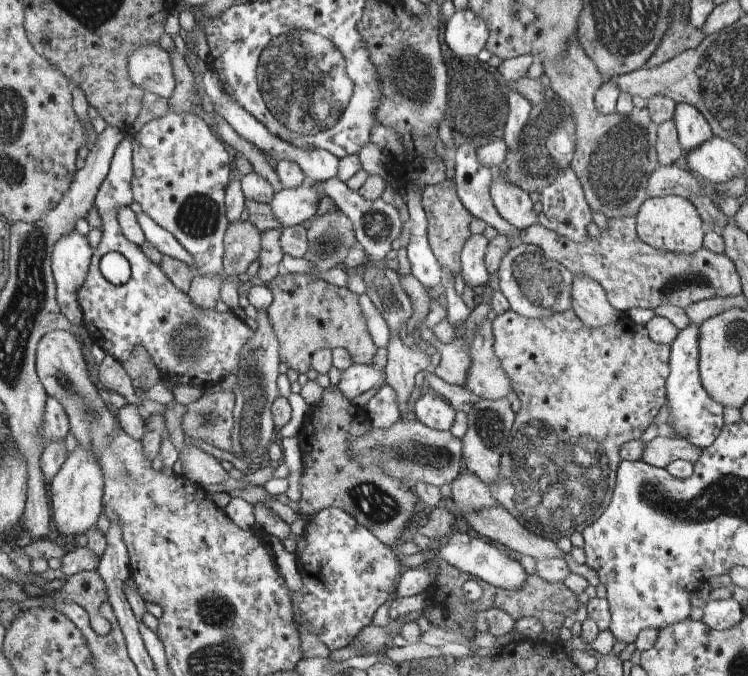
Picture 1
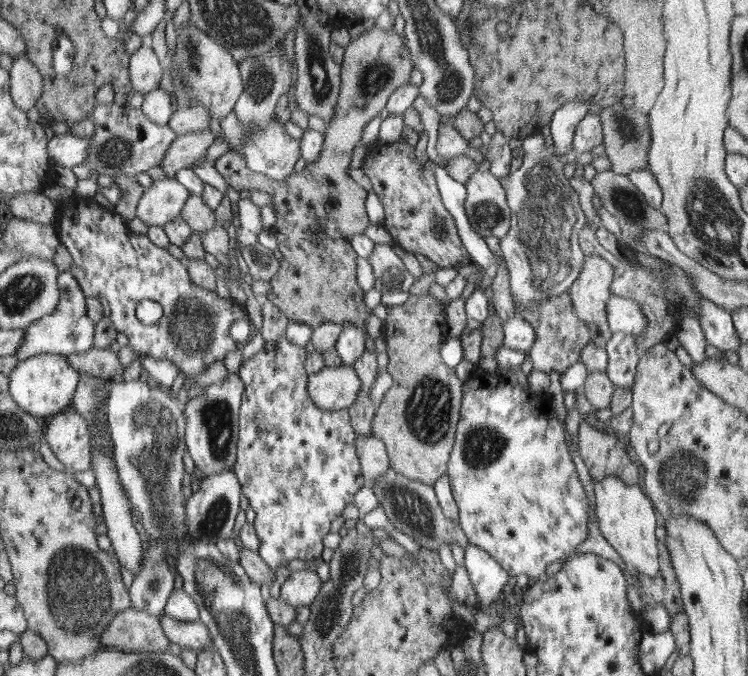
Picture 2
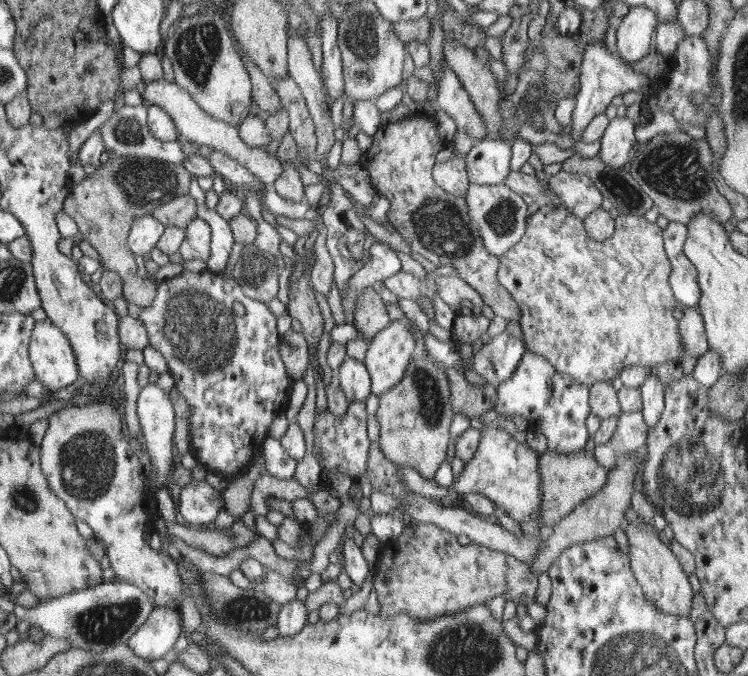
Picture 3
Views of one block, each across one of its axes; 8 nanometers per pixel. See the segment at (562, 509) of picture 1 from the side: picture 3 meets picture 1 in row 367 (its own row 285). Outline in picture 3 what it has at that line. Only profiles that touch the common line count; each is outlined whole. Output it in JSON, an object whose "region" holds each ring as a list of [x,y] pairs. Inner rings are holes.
{"region":[[[540,202],[538,211],[528,219],[527,234],[524,234],[523,238],[512,246],[511,250],[508,250],[507,254],[499,257],[499,260],[501,262],[498,274],[500,284],[518,302],[520,312],[522,312],[519,323],[522,327],[522,336],[527,344],[527,351],[546,358],[559,374],[572,377],[580,383],[591,386],[600,381],[612,382],[613,378],[618,377],[626,367],[650,368],[663,363],[676,363],[678,360],[682,361],[684,359],[686,351],[683,336],[678,329],[678,320],[674,318],[676,298],[674,298],[675,294],[672,294],[672,290],[670,290],[671,284],[668,284],[668,278],[671,278],[670,270],[674,270],[674,266],[670,266],[670,262],[668,262],[663,230],[656,223],[636,215],[620,216],[615,225],[615,234],[610,239],[592,240],[588,236],[587,228],[583,221],[578,216],[575,216],[570,209],[566,208],[564,203],[560,208],[554,208],[552,204]]]}

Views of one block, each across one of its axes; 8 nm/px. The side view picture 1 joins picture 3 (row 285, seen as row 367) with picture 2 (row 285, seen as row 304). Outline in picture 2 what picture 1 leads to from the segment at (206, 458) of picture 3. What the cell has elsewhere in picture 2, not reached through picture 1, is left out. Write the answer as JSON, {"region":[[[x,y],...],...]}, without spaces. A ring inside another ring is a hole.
{"region":[[[73,195],[61,205],[56,230],[61,244],[69,250],[73,258],[69,270],[79,281],[84,295],[100,301],[104,317],[112,322],[117,333],[128,337],[129,345],[140,355],[156,359],[167,358],[176,363],[188,379],[192,379],[204,373],[212,363],[224,361],[226,353],[236,346],[236,342],[228,336],[228,330],[234,320],[249,318],[242,306],[231,298],[220,298],[216,291],[204,290],[195,285],[184,260],[176,259],[167,249],[160,248],[147,234],[132,234],[118,212],[101,207],[94,199],[77,198]],[[146,299],[158,302],[163,309],[162,319],[153,325],[144,325],[134,312],[138,304]]]}

